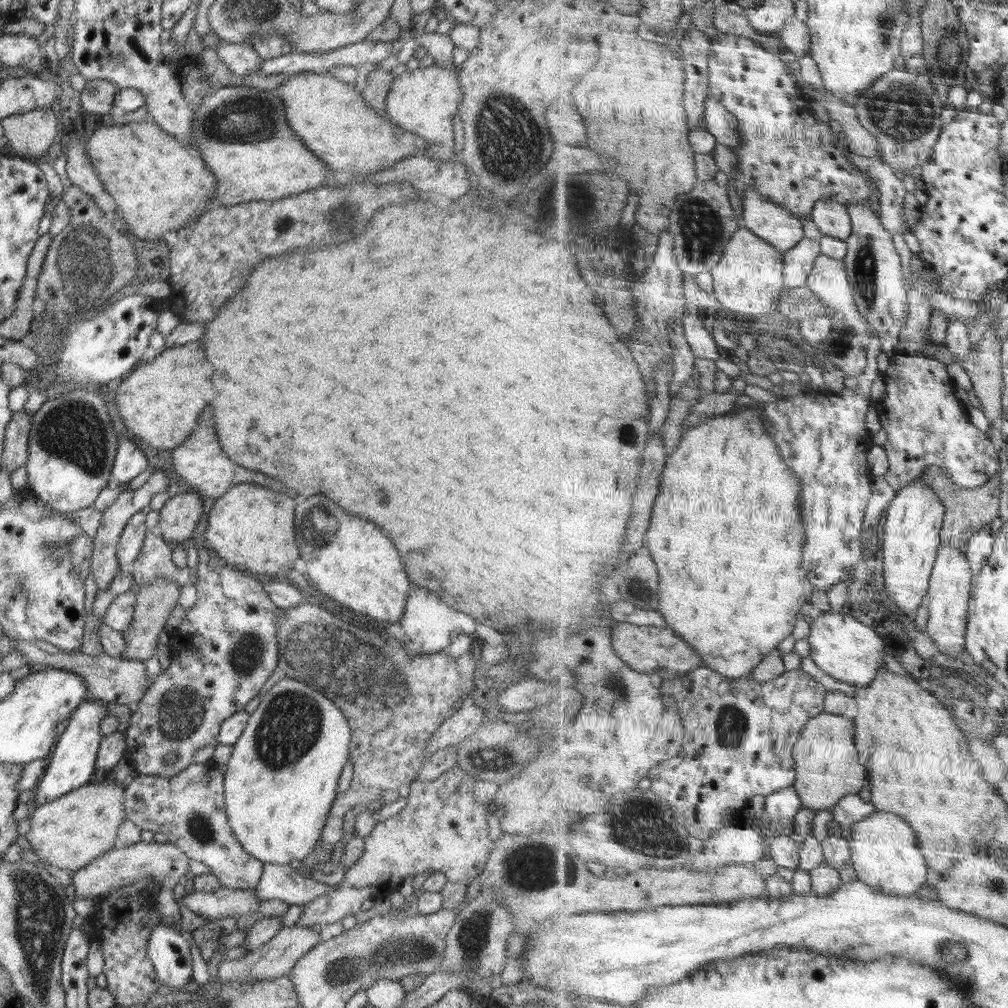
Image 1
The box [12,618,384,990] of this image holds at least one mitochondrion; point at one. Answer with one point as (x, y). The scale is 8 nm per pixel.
(287, 728)

